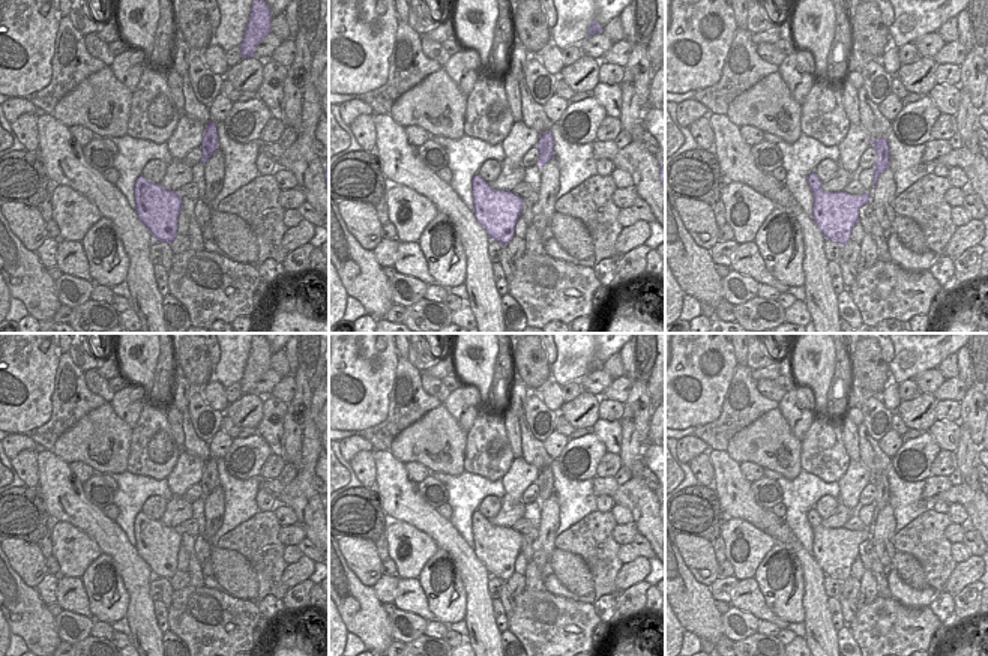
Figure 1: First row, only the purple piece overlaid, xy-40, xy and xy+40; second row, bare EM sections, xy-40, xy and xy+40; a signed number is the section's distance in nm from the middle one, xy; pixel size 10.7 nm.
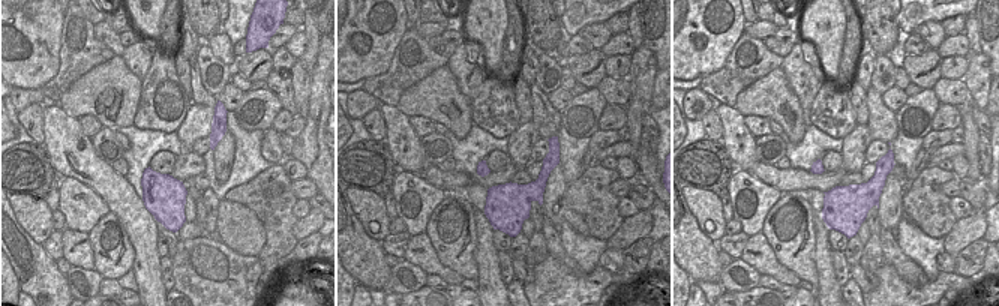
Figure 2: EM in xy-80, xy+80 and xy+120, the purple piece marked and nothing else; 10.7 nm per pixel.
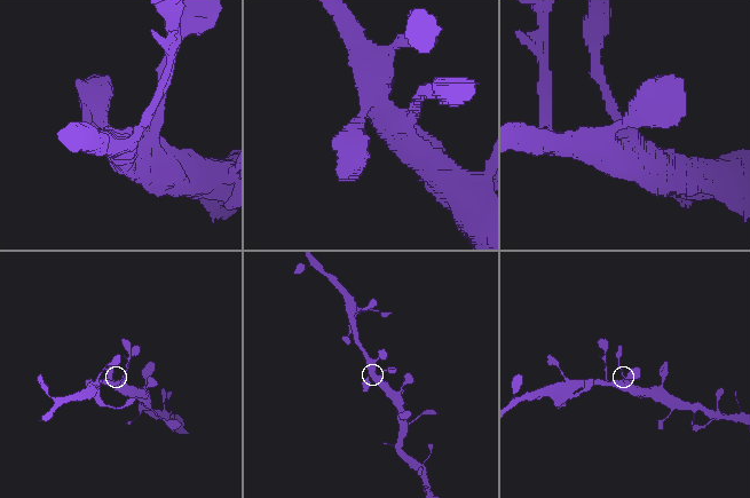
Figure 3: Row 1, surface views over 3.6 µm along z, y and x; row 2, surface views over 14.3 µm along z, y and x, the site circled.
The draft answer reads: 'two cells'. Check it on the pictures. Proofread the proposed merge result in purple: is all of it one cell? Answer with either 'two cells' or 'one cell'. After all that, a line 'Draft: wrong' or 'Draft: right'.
one cell
Draft: wrong

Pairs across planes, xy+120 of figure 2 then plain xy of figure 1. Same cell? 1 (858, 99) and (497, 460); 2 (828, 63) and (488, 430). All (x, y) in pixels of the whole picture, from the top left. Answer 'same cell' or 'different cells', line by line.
1: different cells
2: different cells

